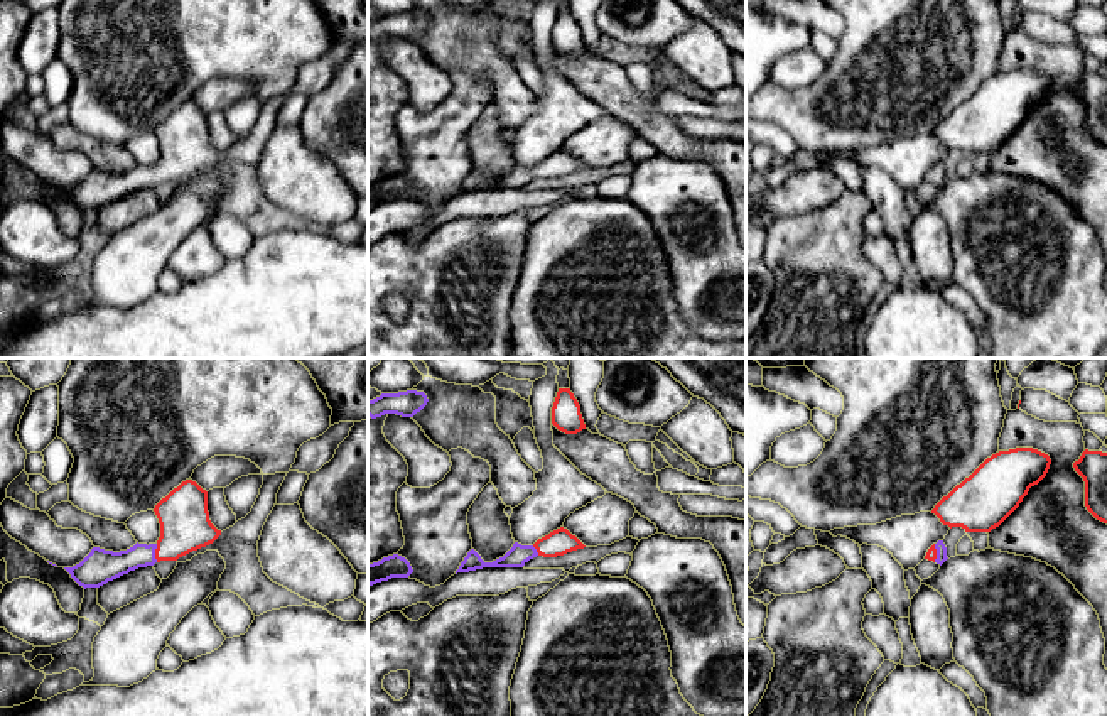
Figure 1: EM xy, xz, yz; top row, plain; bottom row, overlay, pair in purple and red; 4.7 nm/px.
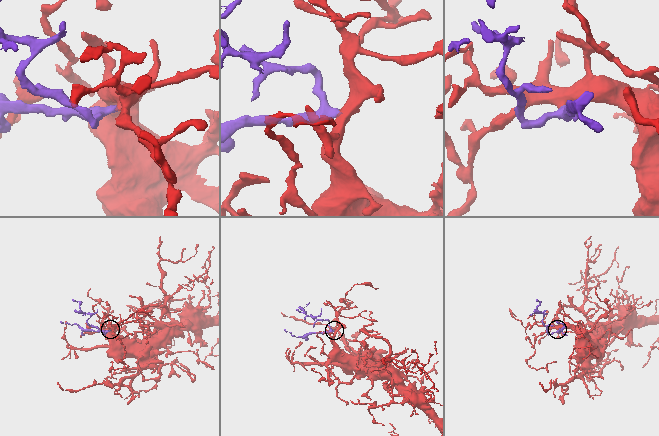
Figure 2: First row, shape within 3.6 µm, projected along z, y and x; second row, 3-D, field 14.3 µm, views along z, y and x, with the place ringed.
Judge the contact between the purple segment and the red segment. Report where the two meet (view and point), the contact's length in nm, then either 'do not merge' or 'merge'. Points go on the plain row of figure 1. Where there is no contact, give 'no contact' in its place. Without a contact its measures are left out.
xy (154, 174) | 90 nm | merge

